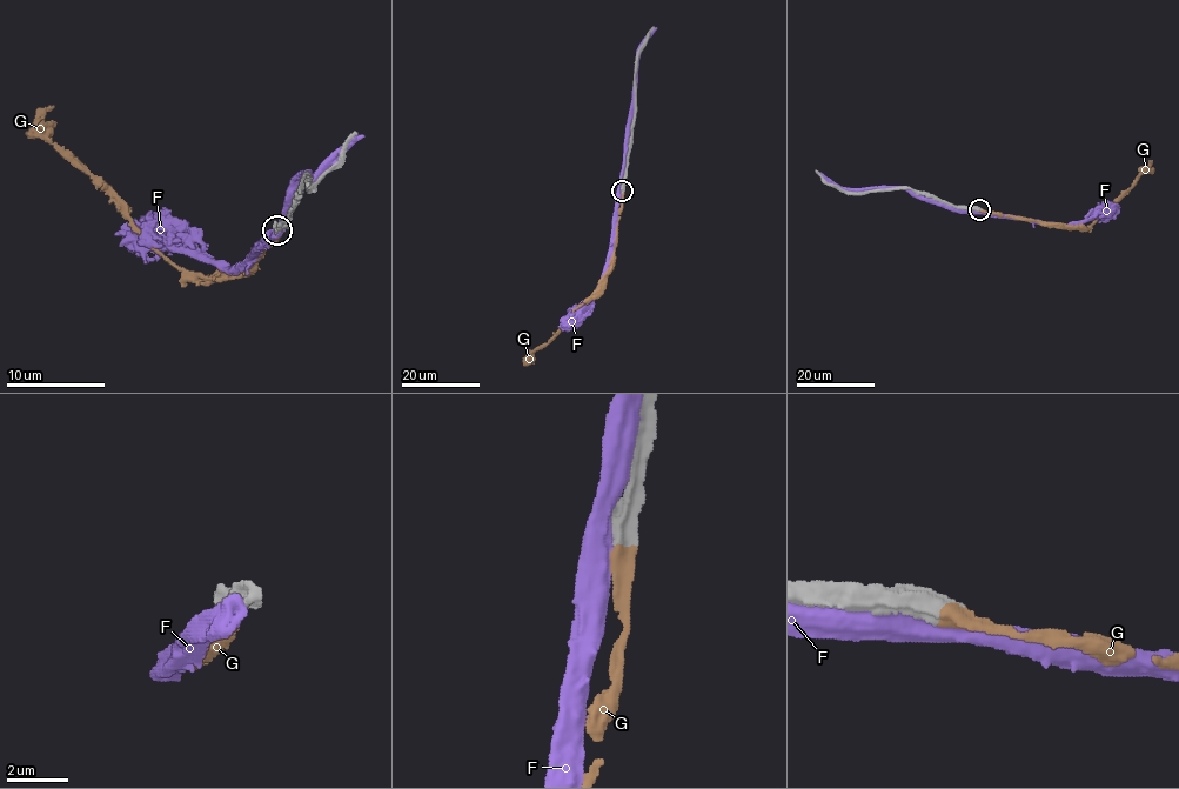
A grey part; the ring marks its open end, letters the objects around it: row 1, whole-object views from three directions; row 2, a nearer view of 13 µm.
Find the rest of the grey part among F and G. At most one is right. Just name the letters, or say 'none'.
G

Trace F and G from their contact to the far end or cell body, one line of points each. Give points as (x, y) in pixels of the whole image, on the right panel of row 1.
F: (977, 209), (943, 207), (902, 188), (838, 188), (817, 172)
G: (979, 208), (1087, 228), (1132, 186), (1152, 160)

